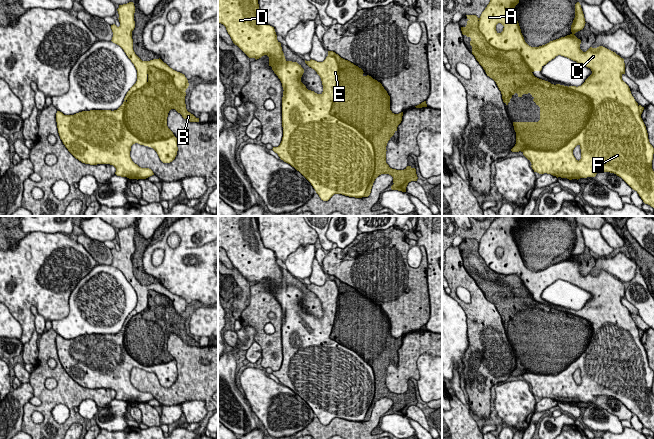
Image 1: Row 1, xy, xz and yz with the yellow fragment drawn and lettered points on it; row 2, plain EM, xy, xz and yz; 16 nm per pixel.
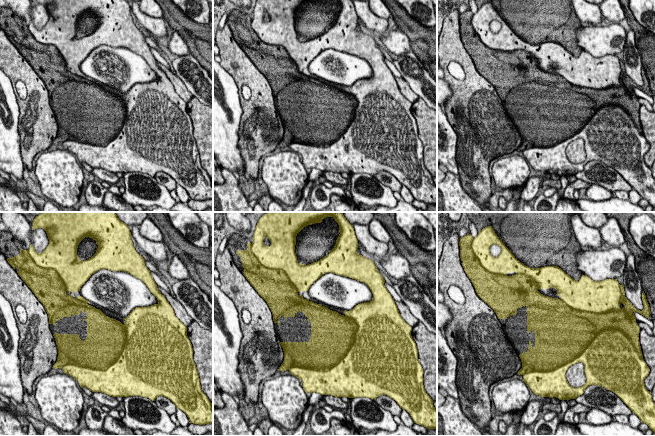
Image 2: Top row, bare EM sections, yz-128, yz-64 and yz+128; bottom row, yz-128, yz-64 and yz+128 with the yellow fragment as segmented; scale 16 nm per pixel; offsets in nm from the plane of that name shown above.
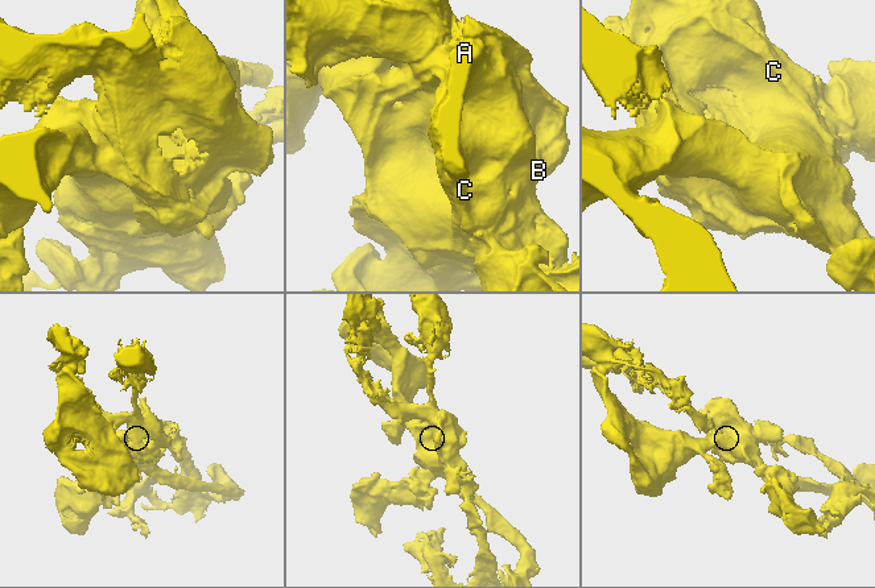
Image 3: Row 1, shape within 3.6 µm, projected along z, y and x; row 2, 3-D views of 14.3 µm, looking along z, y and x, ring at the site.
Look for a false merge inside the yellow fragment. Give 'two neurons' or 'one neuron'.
two neurons

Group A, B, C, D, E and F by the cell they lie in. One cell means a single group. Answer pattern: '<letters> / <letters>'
A C D E F / B

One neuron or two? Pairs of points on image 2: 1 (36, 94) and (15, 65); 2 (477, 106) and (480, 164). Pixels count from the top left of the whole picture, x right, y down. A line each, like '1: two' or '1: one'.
1: one
2: one

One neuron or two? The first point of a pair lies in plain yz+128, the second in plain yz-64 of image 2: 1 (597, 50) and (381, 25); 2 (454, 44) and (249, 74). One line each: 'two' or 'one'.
1: two
2: one

